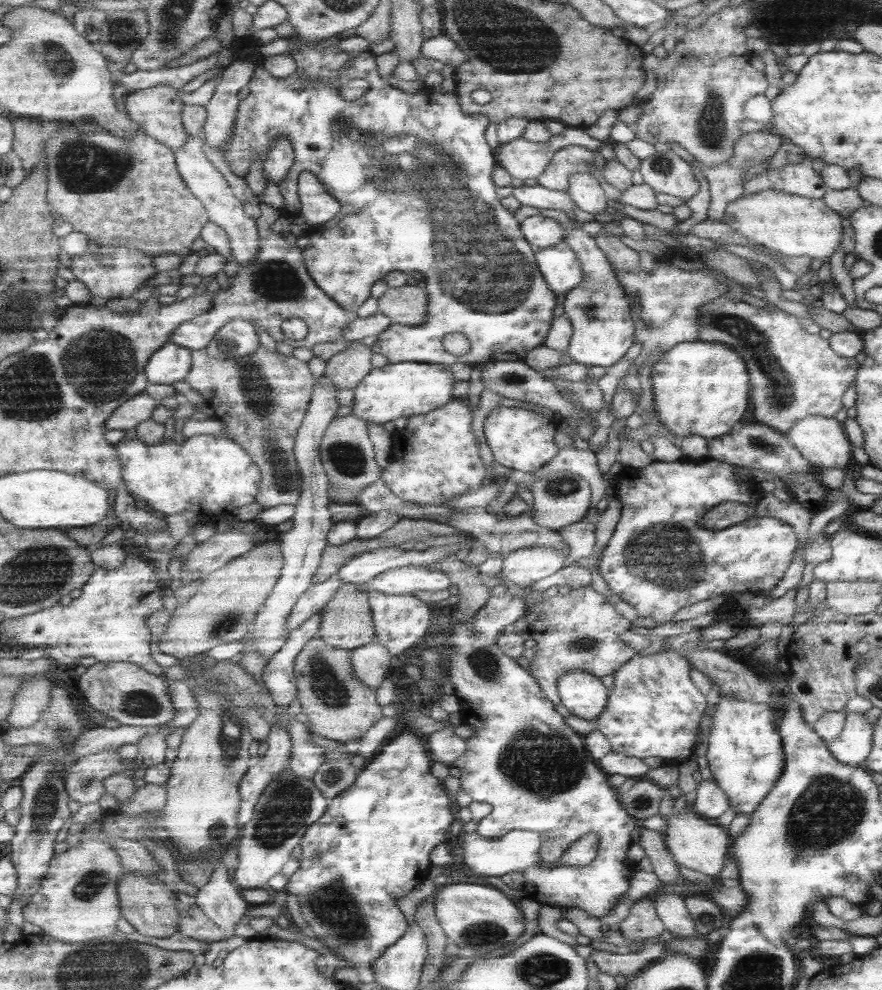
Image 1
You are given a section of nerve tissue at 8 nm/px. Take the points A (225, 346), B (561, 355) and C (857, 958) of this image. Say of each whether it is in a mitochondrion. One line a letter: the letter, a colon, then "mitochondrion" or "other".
A: mitochondrion
B: other
C: other

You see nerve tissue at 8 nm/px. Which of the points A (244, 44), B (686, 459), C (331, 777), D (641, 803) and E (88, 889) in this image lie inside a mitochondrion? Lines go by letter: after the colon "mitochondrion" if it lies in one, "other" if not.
A: other
B: other
C: mitochondrion
D: mitochondrion
E: mitochondrion

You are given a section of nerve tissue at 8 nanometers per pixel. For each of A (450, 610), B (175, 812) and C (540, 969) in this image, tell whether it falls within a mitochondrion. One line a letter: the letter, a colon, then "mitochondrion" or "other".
A: other
B: other
C: mitochondrion

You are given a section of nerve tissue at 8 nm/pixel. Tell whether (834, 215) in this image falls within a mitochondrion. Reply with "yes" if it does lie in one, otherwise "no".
no

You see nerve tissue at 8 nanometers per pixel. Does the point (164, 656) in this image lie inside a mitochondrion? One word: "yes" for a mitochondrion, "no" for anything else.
no

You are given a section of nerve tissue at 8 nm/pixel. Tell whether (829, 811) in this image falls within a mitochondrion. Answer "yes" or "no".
yes

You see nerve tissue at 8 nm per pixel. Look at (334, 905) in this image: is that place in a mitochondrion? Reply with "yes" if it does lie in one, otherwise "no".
yes

